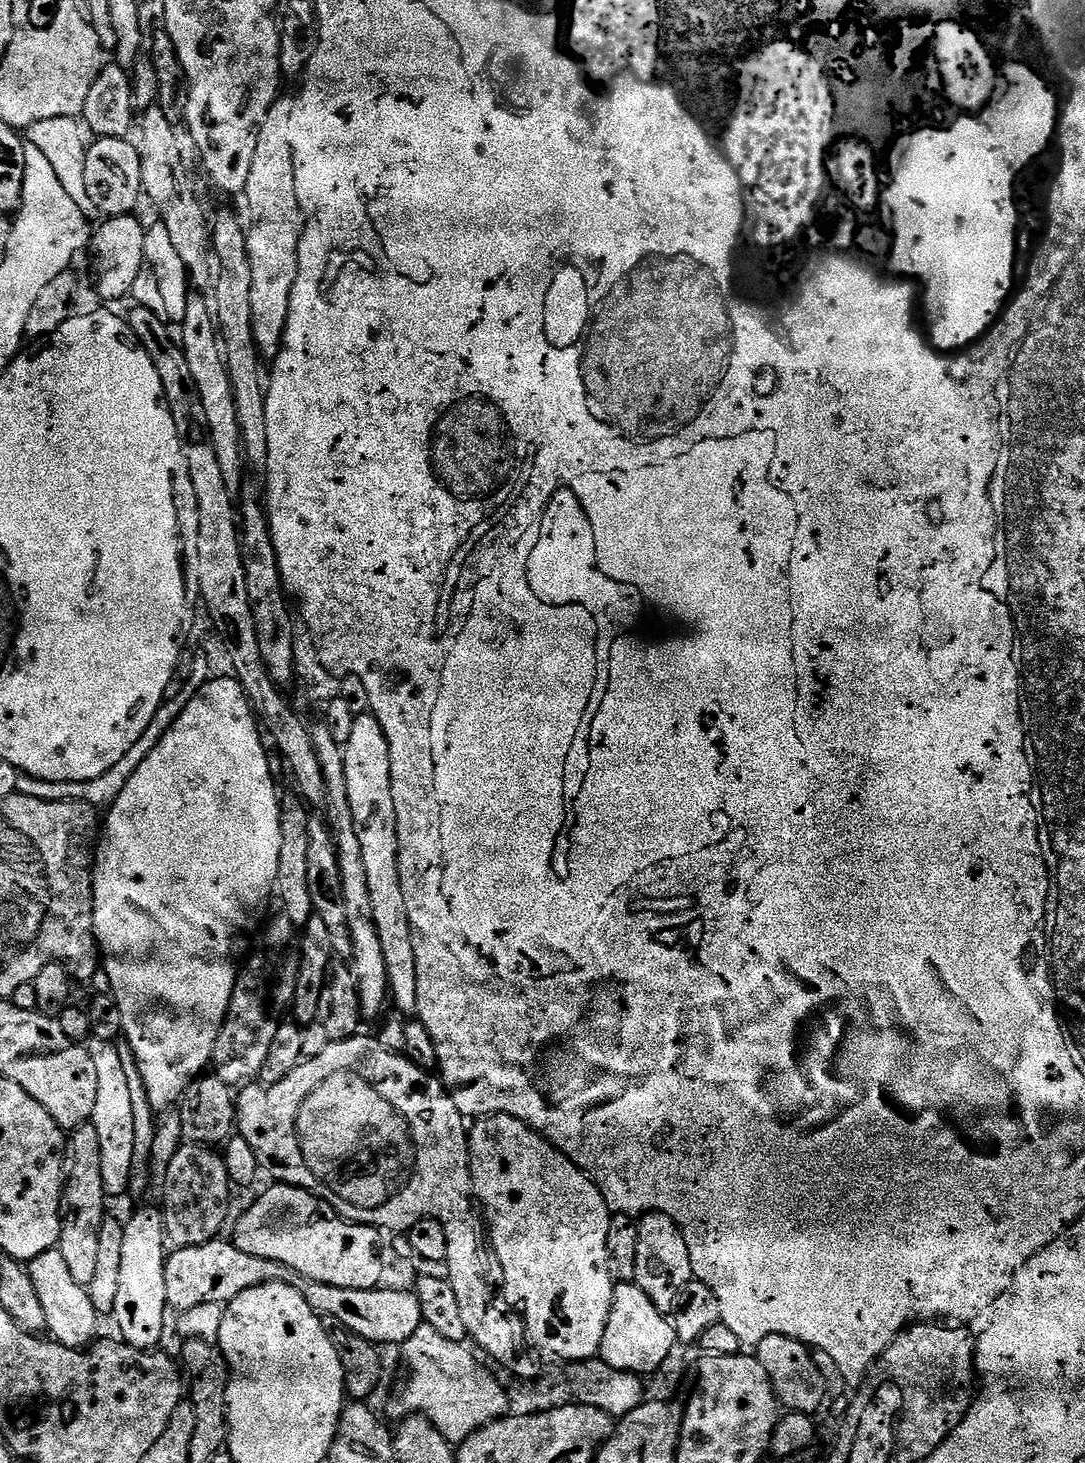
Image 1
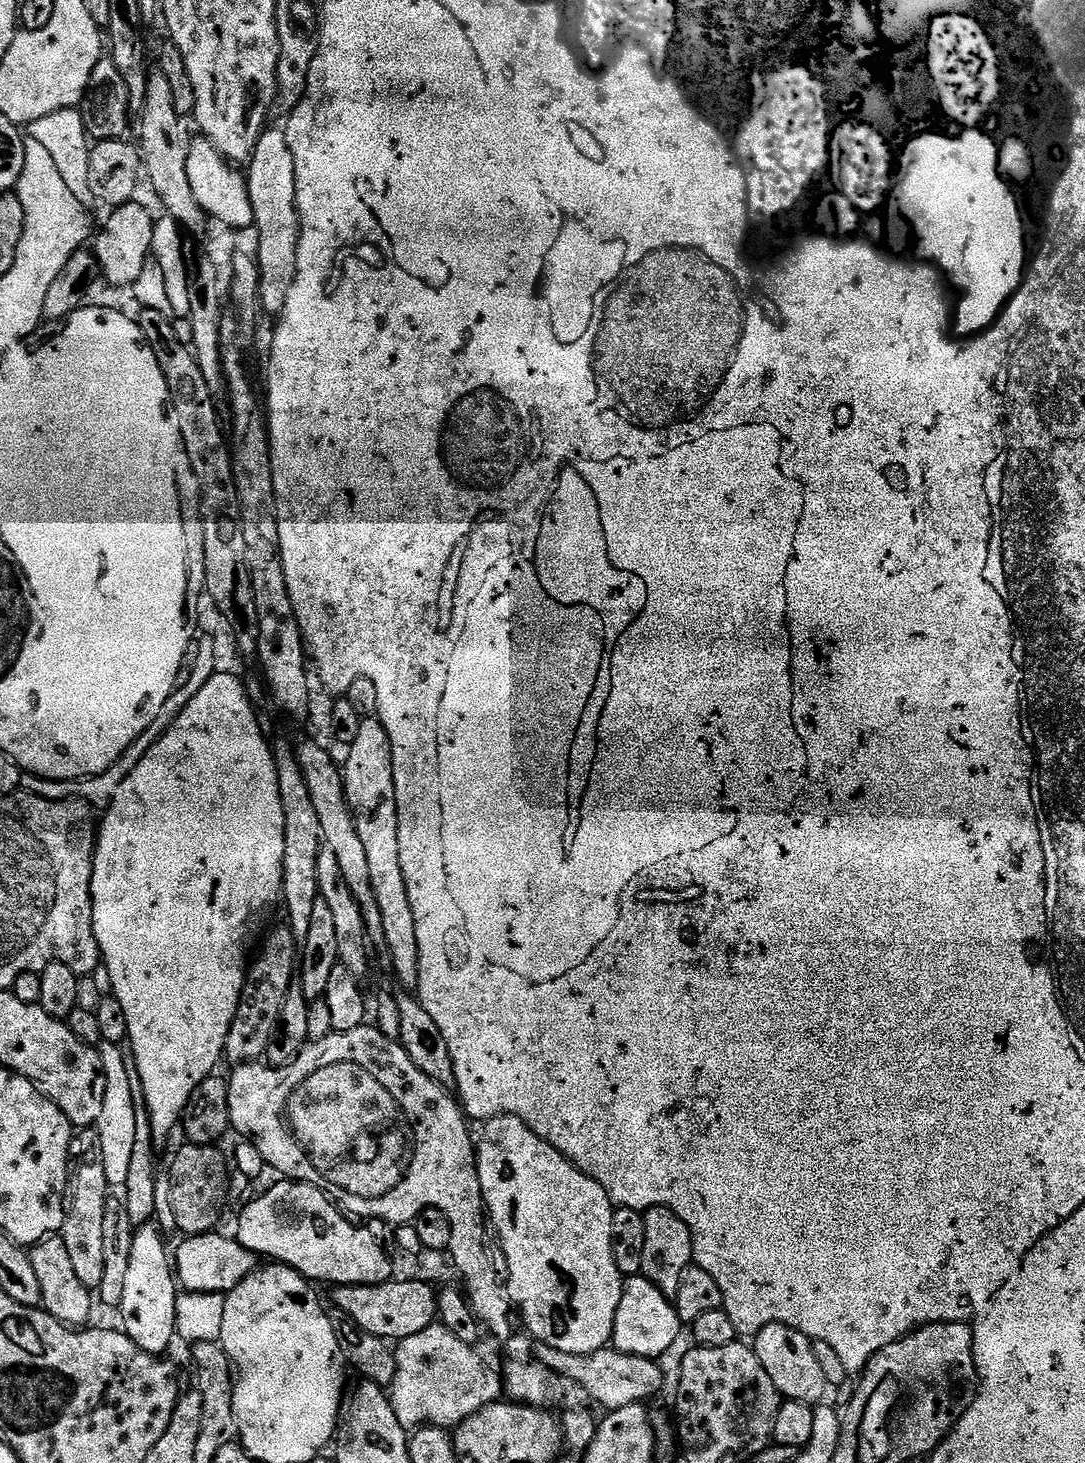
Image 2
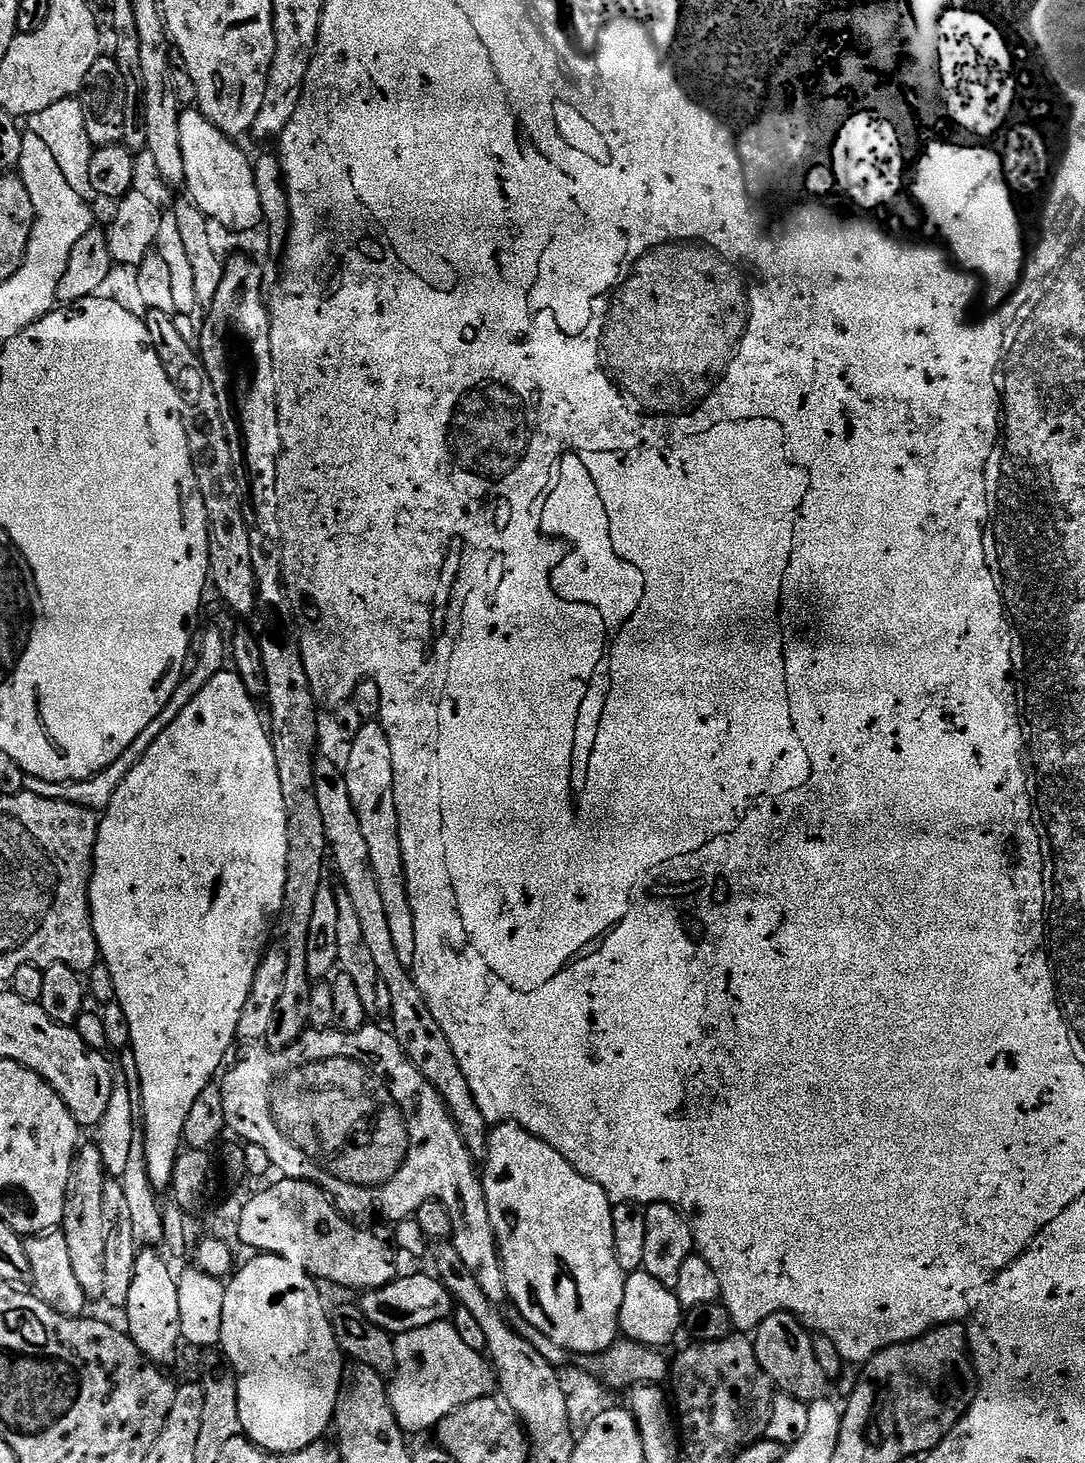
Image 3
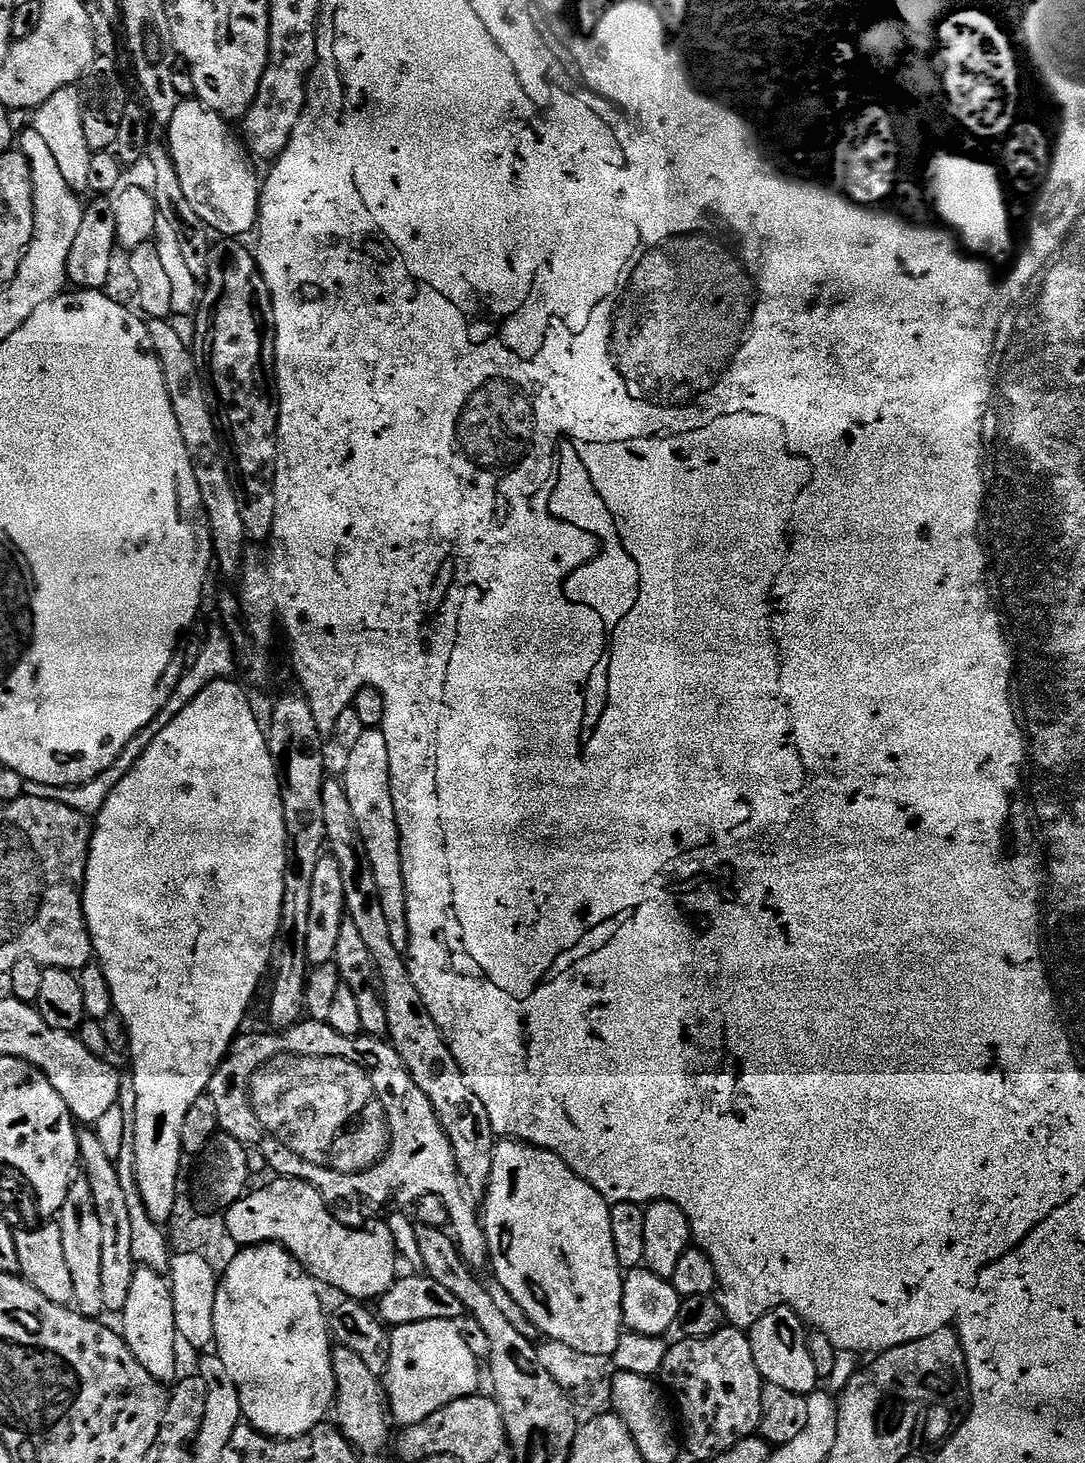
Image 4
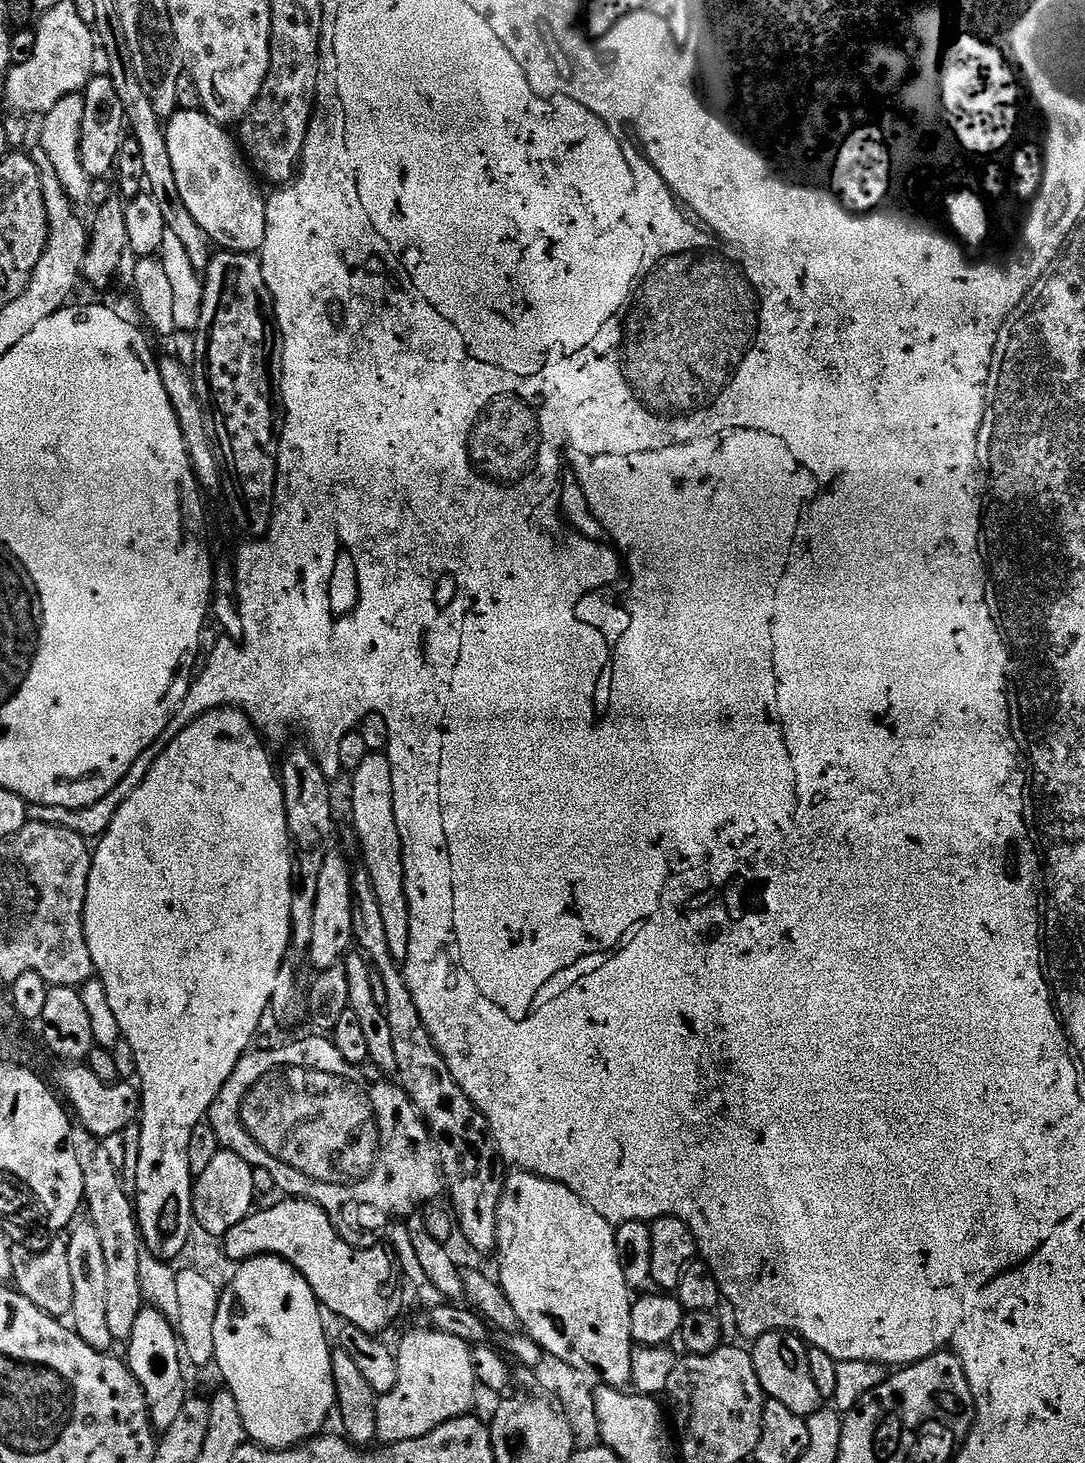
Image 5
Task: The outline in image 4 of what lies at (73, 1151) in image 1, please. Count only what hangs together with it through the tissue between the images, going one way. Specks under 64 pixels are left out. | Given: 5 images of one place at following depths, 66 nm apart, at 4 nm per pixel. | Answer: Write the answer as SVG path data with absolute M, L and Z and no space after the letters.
M86 1178L73 1179L70 1190L66 1194L66 1202L62 1202L62 1210L58 1217L62 1230L62 1251L66 1254L66 1266L74 1278L74 1308L82 1316L99 1317L105 1311L102 1302L102 1222L98 1219L98 1206L94 1206L94 1193L90 1190L90 1182Z

